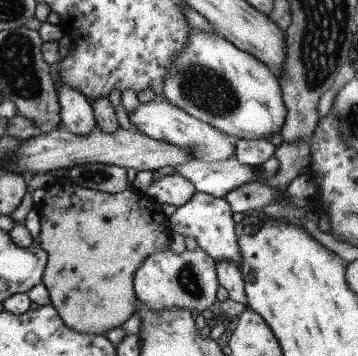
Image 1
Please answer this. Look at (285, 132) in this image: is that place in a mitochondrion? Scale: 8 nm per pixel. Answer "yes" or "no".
no

